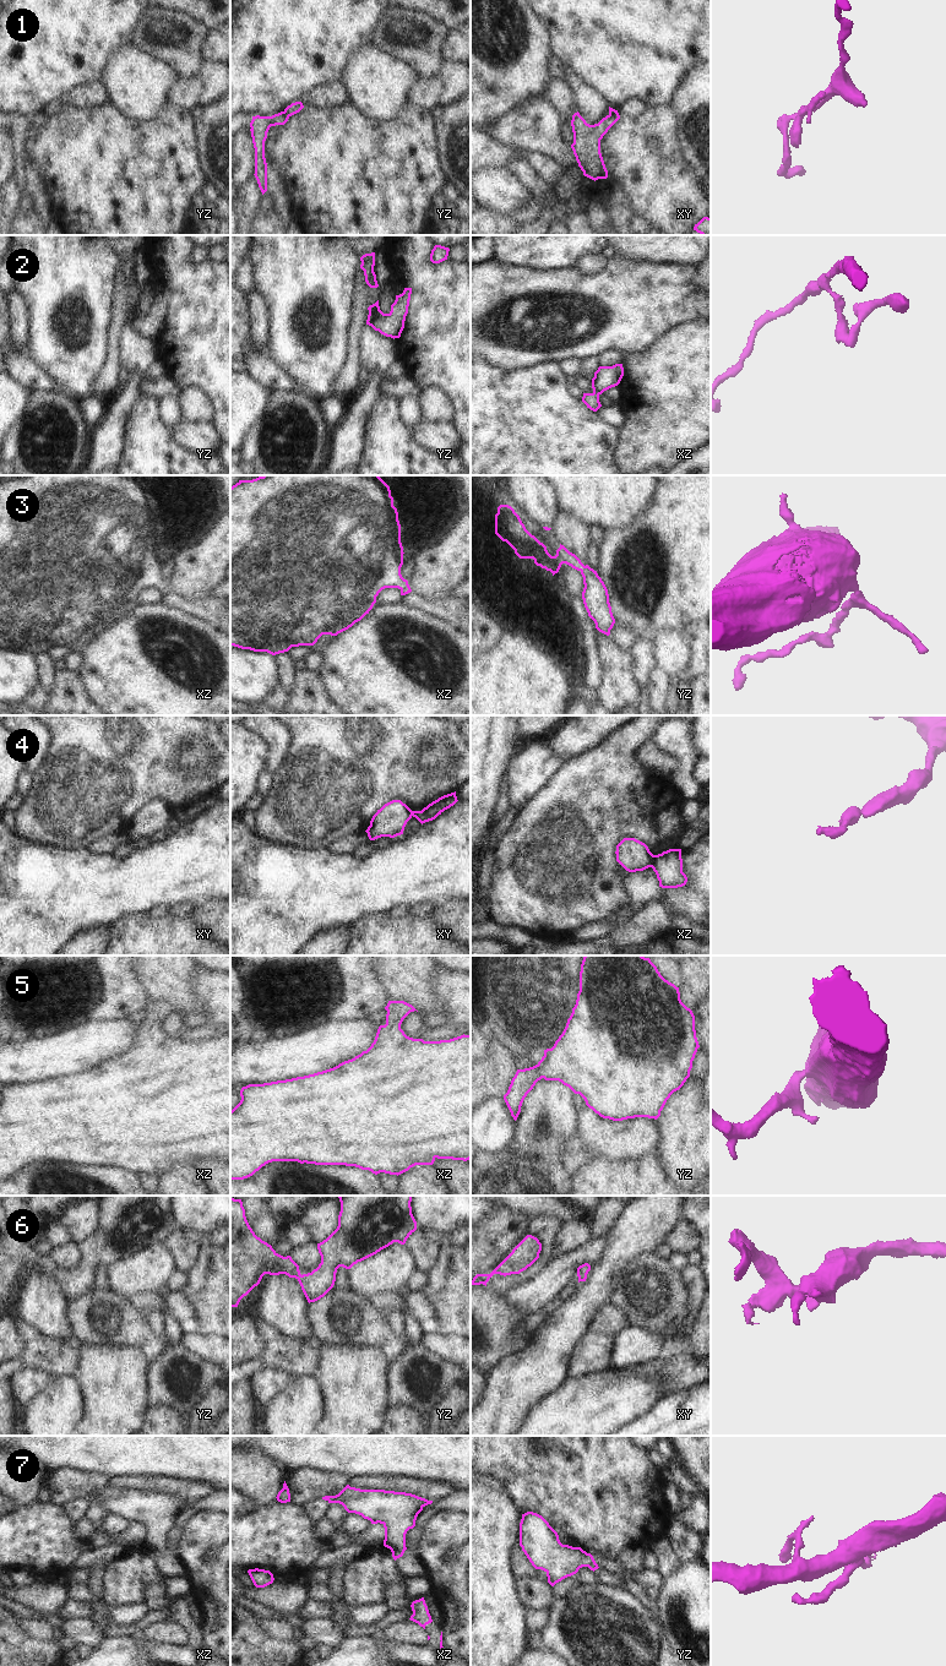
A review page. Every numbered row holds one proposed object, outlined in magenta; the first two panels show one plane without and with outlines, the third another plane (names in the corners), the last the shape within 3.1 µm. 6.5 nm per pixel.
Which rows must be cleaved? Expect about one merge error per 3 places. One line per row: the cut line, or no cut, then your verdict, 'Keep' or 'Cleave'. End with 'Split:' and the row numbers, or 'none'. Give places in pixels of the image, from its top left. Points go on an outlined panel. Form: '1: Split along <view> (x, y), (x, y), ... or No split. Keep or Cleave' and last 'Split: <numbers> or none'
1: Split along yz (283, 112), (288, 116). Cleave
2: No split. Keep
3: No split. Keep
4: Split along xz (653, 855), (650, 866). Cleave
5: No split. Keep
6: No split. Keep
7: No split. Keep
Split: 1, 4.

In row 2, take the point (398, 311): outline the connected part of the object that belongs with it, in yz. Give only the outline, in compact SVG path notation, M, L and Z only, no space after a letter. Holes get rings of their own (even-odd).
M404 288L403 293L396 295L395 303L391 305L391 311L384 314L380 310L379 300L368 307L369 315L366 325L371 326L375 331L391 338L399 338L404 328L406 316L411 300L412 288Z

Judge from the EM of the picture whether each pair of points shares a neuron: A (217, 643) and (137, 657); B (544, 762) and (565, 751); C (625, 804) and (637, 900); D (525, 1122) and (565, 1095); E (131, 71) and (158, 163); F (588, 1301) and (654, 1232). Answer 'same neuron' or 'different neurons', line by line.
A: same neuron
B: different neurons
C: different neurons
D: same neuron
E: different neurons
F: same neuron

